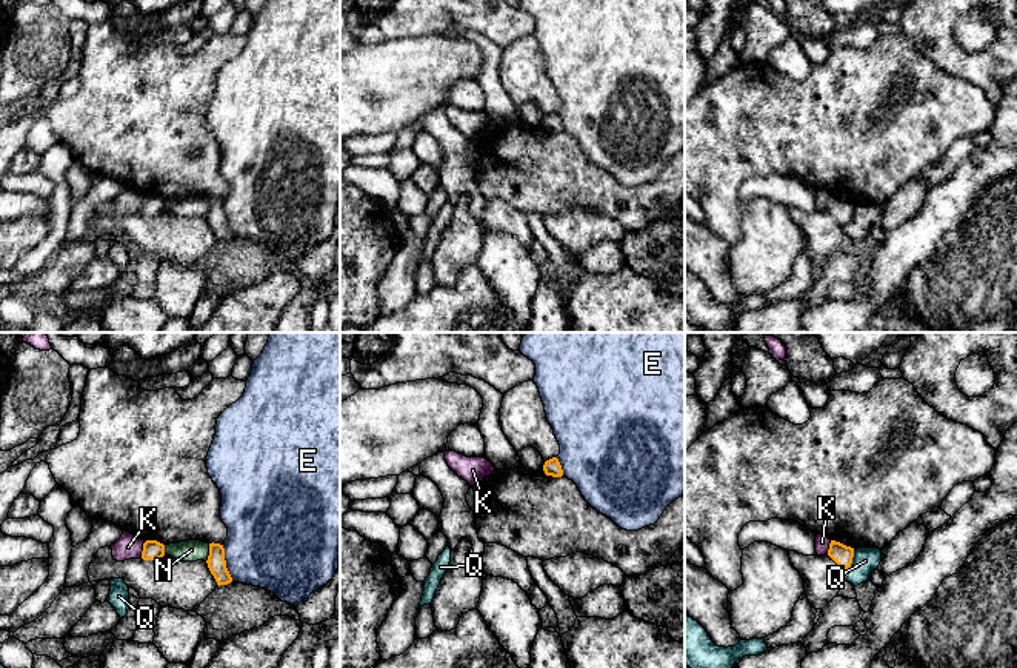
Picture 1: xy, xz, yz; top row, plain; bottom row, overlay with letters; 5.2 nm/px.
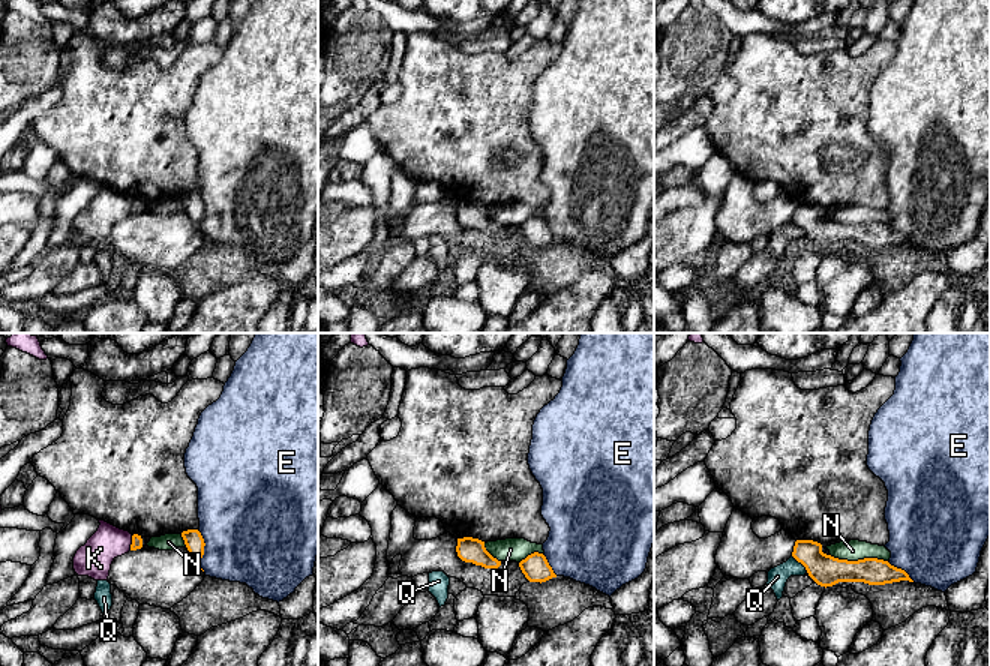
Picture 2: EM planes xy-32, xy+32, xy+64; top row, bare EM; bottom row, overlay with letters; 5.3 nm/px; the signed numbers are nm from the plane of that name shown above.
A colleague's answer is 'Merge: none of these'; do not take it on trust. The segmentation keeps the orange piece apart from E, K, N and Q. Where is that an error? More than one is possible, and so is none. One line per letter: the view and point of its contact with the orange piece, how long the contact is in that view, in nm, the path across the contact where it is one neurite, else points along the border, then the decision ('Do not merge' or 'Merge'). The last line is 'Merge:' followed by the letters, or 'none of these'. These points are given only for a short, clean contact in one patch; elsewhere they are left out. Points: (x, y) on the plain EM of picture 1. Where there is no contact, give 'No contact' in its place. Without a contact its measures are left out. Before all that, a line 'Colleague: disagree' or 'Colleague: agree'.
Colleague: agree
E: Touches orange at xy (225, 219). Shared border 200 nm. Do not merge
K: Touches orange at xy (143, 203). Shared border 90 nm. Boundary: xy (146, 196), (140, 211). Do not merge
N: Touches orange at xy (210, 208). Shared border 100 nm. Do not merge
Q: Touches orange at yz (851, 216). Shared border 130 nm. Boundary: yz (854, 205), (853, 216), (843, 227). Do not merge
Merge: none of these

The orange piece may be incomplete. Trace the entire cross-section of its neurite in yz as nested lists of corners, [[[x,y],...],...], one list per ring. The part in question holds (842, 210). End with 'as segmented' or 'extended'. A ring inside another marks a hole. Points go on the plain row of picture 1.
[[[831,195],[828,211],[839,220],[842,226],[845,226],[852,219],[854,203]]] | as segmented

